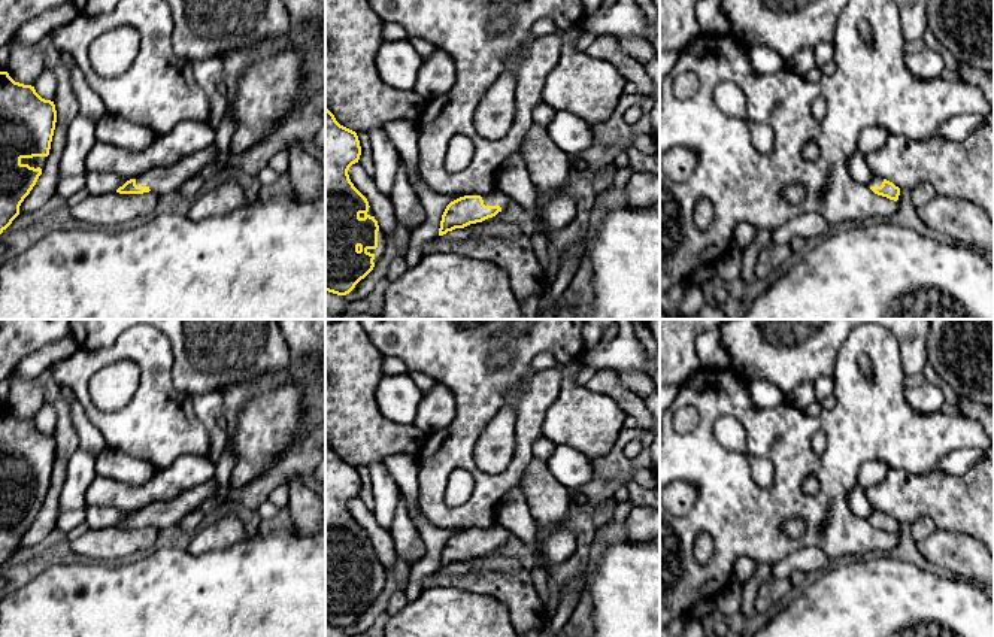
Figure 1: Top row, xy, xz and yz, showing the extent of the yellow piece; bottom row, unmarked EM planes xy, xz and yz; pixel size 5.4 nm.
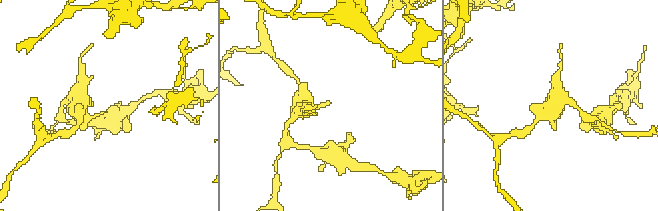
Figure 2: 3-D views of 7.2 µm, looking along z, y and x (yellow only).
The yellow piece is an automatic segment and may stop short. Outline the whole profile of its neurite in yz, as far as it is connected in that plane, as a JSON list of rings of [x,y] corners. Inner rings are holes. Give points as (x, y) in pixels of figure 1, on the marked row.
[[[873,175],[869,185],[875,194],[887,197],[894,201],[898,200],[900,188],[895,186],[893,182]]]

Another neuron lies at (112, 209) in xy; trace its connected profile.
[[[116,191],[100,195],[88,194],[69,210],[73,219],[85,227],[122,228],[149,216],[158,197],[151,191],[143,194],[119,194]]]

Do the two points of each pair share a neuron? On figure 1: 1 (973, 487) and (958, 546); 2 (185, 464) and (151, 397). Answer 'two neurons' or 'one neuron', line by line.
1: two neurons
2: two neurons

